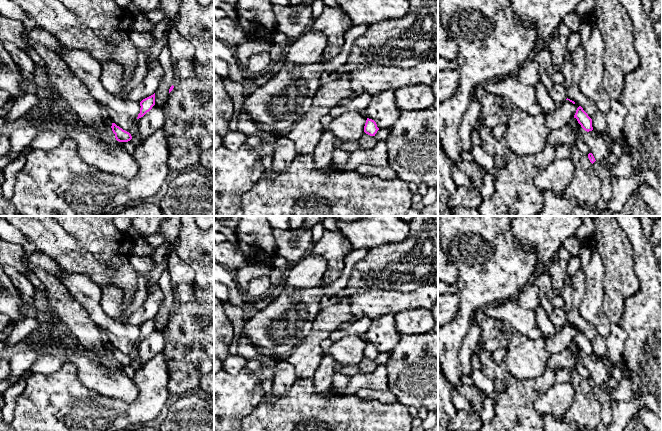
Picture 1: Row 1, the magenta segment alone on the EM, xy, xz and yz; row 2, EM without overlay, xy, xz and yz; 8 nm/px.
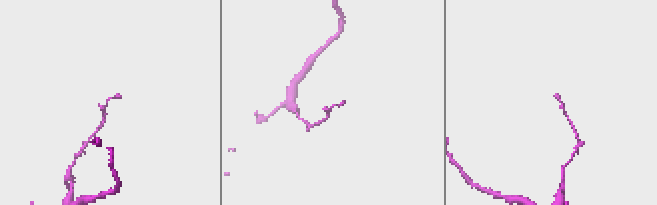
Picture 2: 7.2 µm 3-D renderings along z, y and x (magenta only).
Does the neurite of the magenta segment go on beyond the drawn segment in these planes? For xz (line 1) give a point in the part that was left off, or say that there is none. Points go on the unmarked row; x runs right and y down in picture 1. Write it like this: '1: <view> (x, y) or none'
1: none

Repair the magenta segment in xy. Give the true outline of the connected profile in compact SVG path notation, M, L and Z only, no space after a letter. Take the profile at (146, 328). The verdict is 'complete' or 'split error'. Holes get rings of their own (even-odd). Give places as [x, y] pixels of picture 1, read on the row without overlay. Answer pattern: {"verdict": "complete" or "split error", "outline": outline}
{"verdict": "complete", "outline": "M155 317L140 326L140 337L138 338L137 343L143 341L147 336L149 336L152 331L155 329Z"}

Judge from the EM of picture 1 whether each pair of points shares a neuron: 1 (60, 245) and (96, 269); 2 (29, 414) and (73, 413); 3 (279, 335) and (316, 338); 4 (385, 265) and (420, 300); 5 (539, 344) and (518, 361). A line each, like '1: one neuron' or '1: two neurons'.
1: one neuron
2: one neuron
3: two neurons
4: two neurons
5: one neuron

